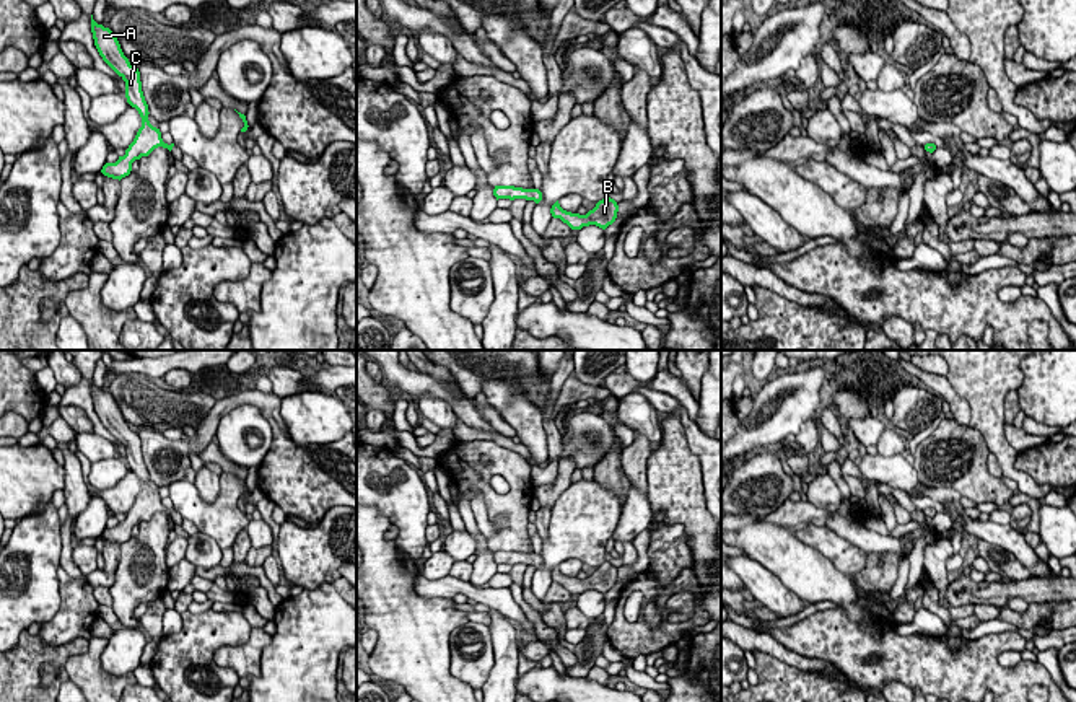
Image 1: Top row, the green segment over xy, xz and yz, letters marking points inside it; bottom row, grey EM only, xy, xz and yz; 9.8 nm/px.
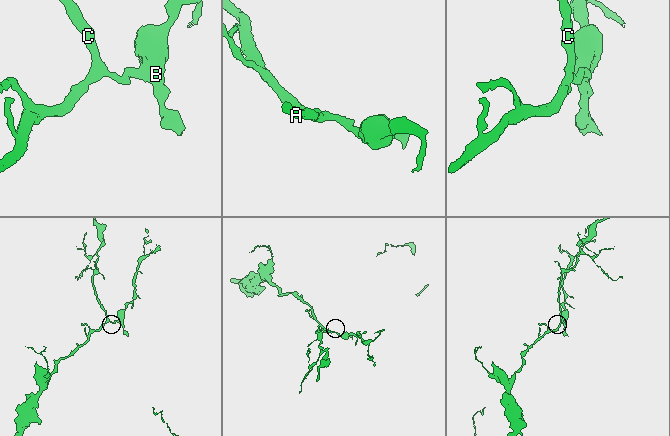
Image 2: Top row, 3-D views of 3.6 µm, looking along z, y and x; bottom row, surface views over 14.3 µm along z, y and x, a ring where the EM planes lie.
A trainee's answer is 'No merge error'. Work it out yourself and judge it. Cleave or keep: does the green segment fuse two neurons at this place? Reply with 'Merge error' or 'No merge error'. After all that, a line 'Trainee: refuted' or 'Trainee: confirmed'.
No merge error
Trainee: confirmed

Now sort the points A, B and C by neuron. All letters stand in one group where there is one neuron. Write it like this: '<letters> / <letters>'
A B C

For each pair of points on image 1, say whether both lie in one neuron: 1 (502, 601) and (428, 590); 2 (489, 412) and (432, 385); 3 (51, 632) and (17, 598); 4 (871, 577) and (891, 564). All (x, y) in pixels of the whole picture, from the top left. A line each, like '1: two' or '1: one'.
1: one
2: two
3: two
4: one

